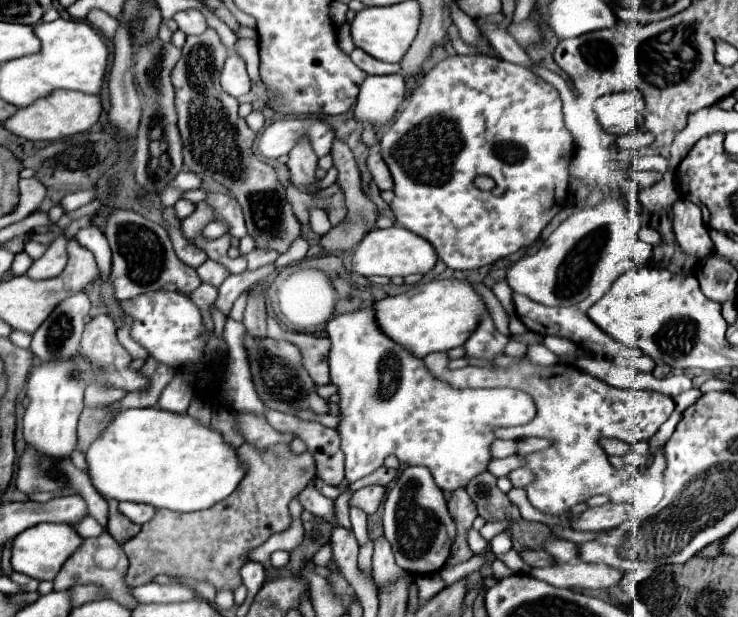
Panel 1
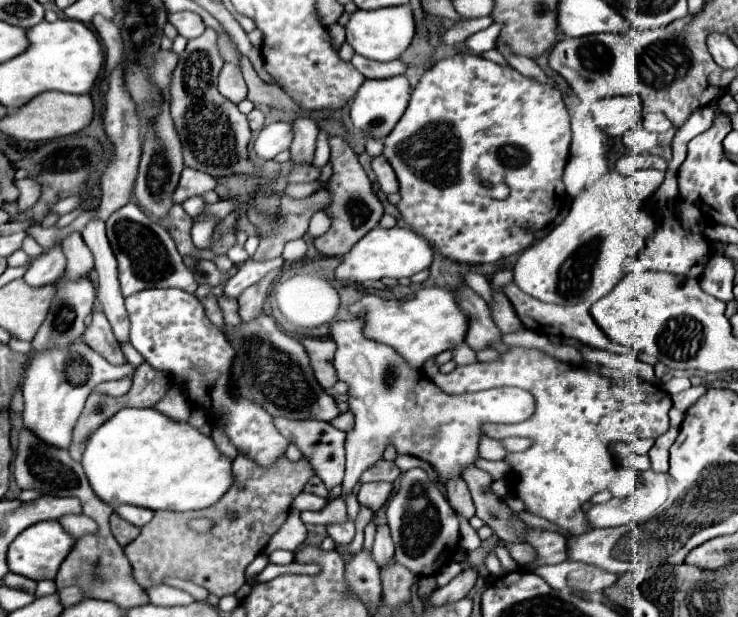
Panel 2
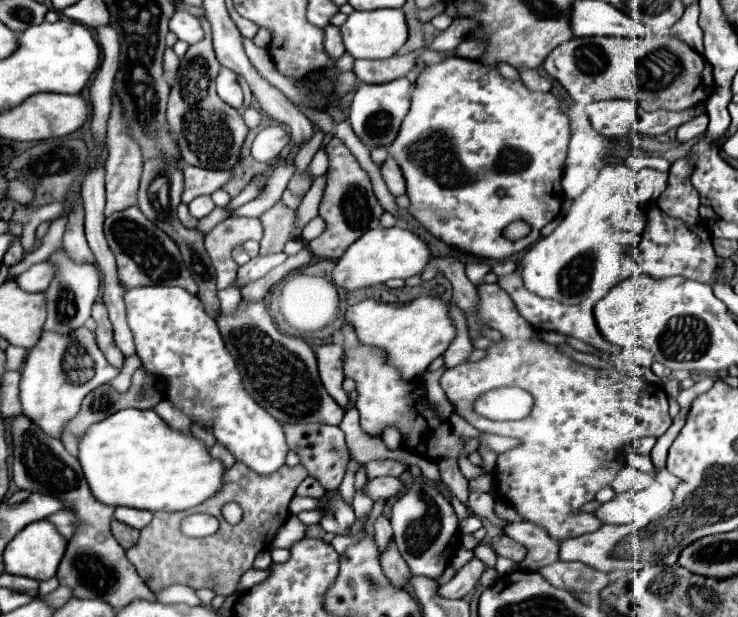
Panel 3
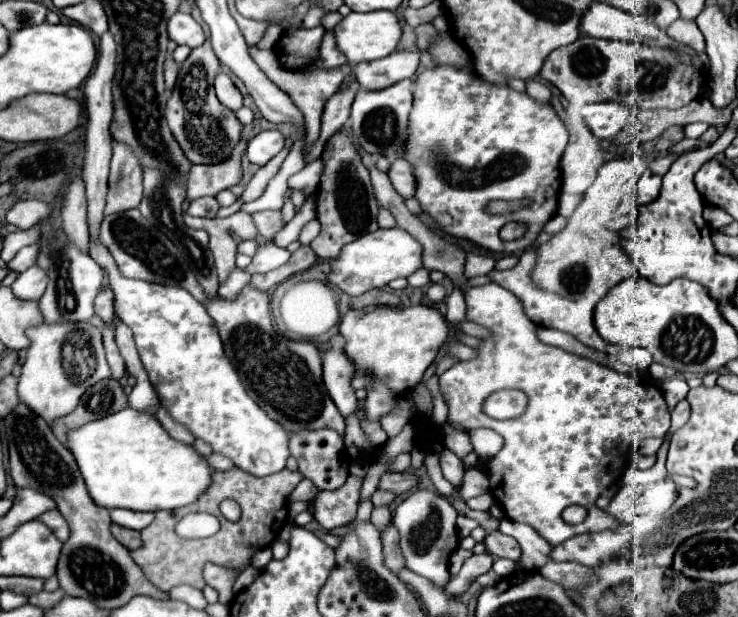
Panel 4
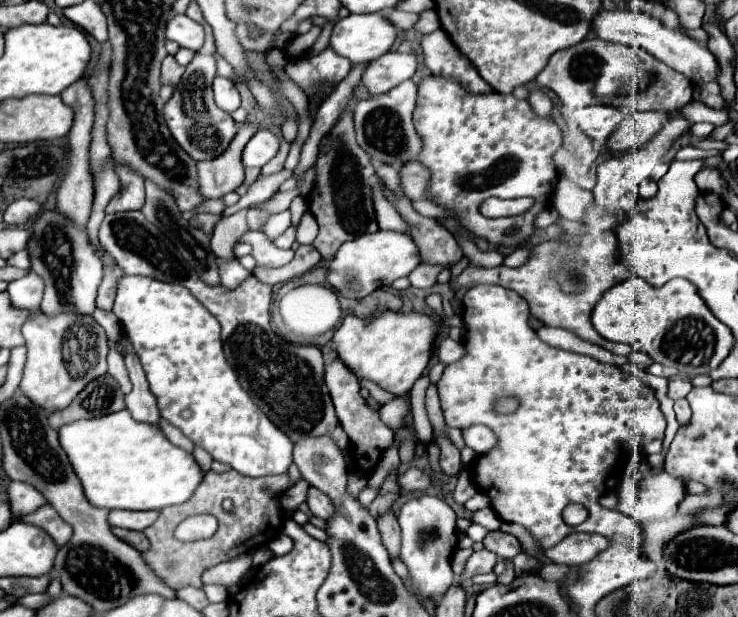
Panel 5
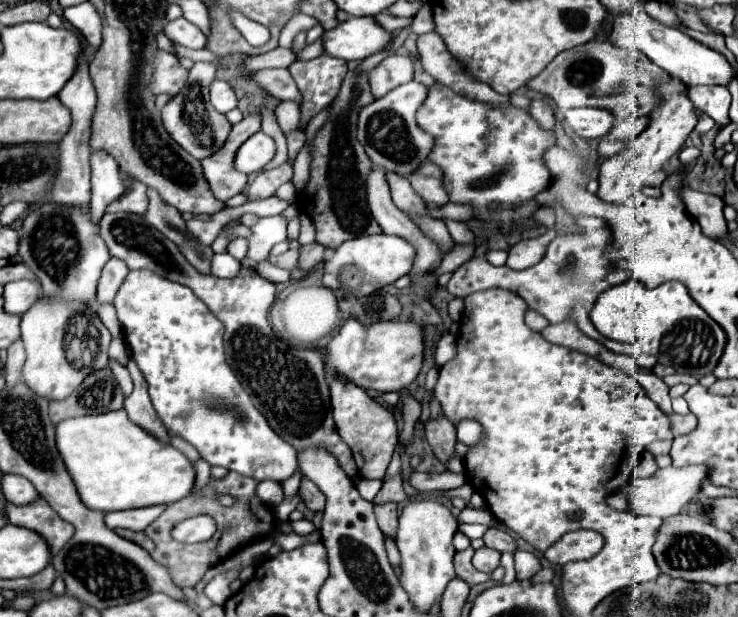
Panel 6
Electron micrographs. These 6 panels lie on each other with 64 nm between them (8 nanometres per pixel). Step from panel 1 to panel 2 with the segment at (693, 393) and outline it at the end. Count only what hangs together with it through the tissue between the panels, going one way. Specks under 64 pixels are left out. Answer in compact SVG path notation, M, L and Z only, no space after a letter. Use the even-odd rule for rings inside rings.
M702 384L702 386L692 386L692 388L688 388L688 390L672 396L672 402L674 402L674 406L676 406L678 410L686 412L686 408L690 408L704 392L706 392L706 386L704 386L704 384Z

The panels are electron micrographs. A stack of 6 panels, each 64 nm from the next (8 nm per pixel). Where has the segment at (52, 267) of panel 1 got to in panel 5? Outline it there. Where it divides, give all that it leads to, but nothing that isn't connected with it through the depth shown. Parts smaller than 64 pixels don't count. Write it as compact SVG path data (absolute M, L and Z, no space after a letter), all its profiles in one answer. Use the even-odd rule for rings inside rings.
M30 272L30 274L10 282L10 286L8 286L12 304L16 308L26 308L26 310L36 310L40 306L42 292L44 292L44 280L40 280L40 276L36 276L36 272Z

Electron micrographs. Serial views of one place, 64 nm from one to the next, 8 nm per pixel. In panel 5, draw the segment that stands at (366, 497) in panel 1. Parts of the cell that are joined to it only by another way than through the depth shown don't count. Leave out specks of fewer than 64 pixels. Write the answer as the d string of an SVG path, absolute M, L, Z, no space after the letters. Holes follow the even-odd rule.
M408 468L404 474L396 476L396 482L402 490L426 490L430 484L430 478L418 468Z

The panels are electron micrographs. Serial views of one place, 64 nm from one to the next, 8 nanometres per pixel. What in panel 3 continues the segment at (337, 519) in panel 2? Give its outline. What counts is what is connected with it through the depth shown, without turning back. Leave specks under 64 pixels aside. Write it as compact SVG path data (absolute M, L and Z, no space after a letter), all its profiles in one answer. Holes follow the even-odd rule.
M316 509L310 511L301 512L298 515L299 520L306 526L310 526L312 524L318 524L322 518L323 510Z

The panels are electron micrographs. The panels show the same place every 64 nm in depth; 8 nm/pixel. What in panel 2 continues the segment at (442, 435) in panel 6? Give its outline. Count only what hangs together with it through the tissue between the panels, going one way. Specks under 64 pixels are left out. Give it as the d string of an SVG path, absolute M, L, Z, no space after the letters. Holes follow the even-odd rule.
M462 478L450 480L446 484L446 494L448 494L448 502L456 510L456 514L460 514L468 520L474 516L474 504L470 498L470 490Z

